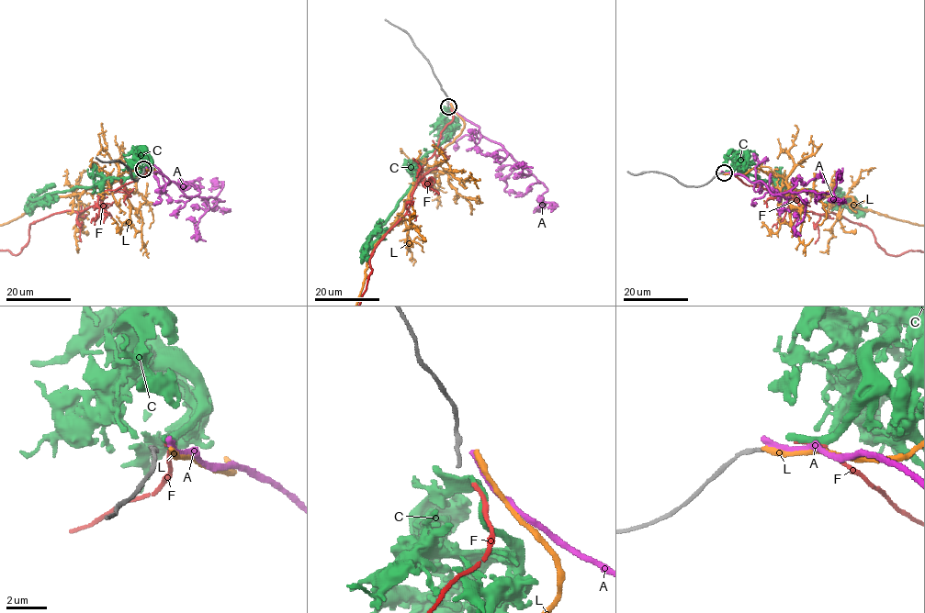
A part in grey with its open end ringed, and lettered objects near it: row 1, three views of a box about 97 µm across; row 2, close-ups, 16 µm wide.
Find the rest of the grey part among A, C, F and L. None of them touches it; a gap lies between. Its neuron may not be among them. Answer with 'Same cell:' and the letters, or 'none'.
Same cell: F

